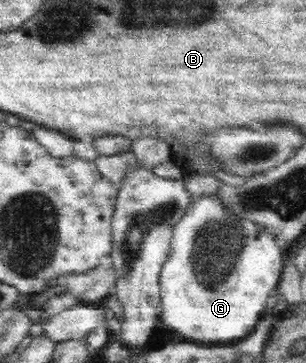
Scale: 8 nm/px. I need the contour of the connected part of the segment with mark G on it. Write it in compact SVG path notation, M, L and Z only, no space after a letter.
M199 198L186 216L174 226L171 247L158 273L157 320L180 334L186 343L212 344L248 338L266 310L270 292L276 290L283 272L282 251L250 222L238 226L225 218L219 204L211 198Z

